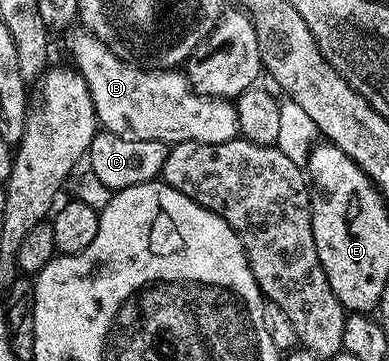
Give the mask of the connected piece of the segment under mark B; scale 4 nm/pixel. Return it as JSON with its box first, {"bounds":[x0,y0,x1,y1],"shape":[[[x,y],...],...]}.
{"bounds":[67,26,241,146],"shape":[[[80,26],[73,27],[67,36],[68,52],[73,60],[71,63],[90,90],[96,119],[103,131],[113,132],[131,140],[157,140],[169,146],[182,142],[221,144],[237,139],[241,135],[235,103],[230,100],[219,100],[213,96],[200,96],[190,86],[183,71],[137,68],[135,64],[128,64],[122,58],[115,56],[99,38],[89,34]]]}

